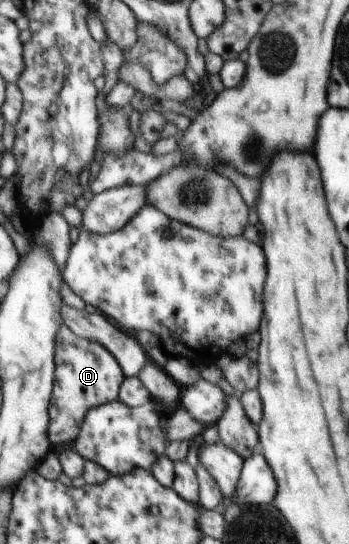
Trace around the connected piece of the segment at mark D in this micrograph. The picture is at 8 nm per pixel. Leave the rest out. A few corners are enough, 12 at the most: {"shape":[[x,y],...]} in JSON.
{"shape":[[67,325],[57,342],[49,438],[80,436],[89,410],[120,397],[103,344]]}

